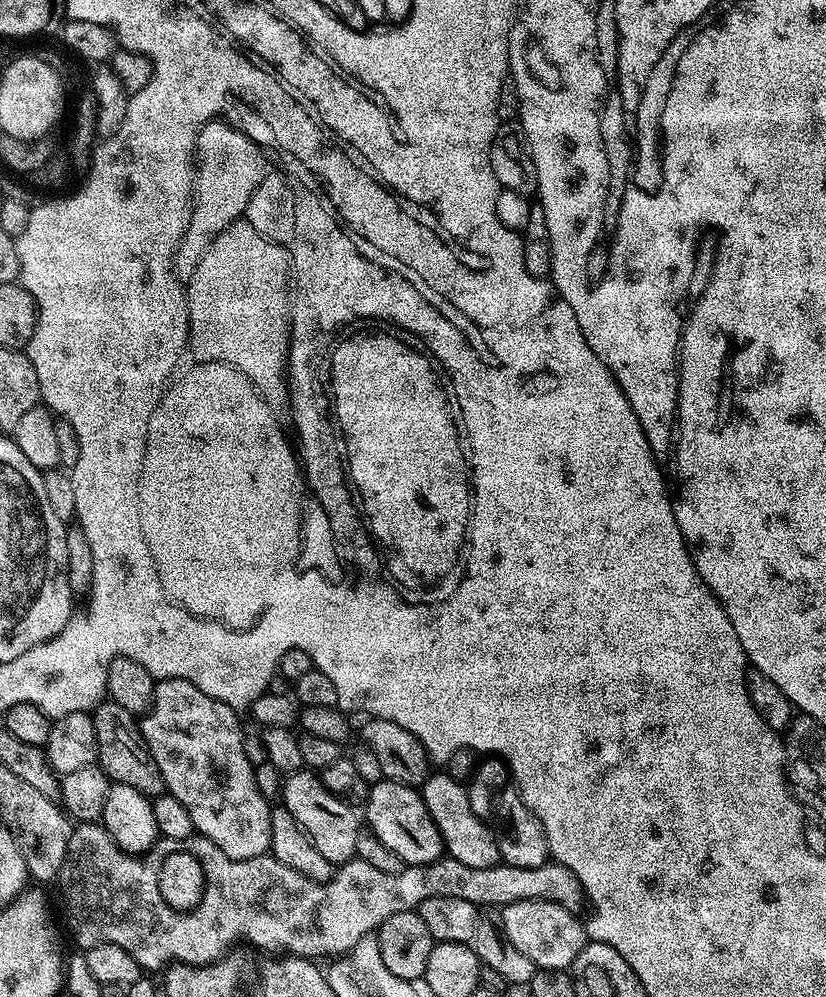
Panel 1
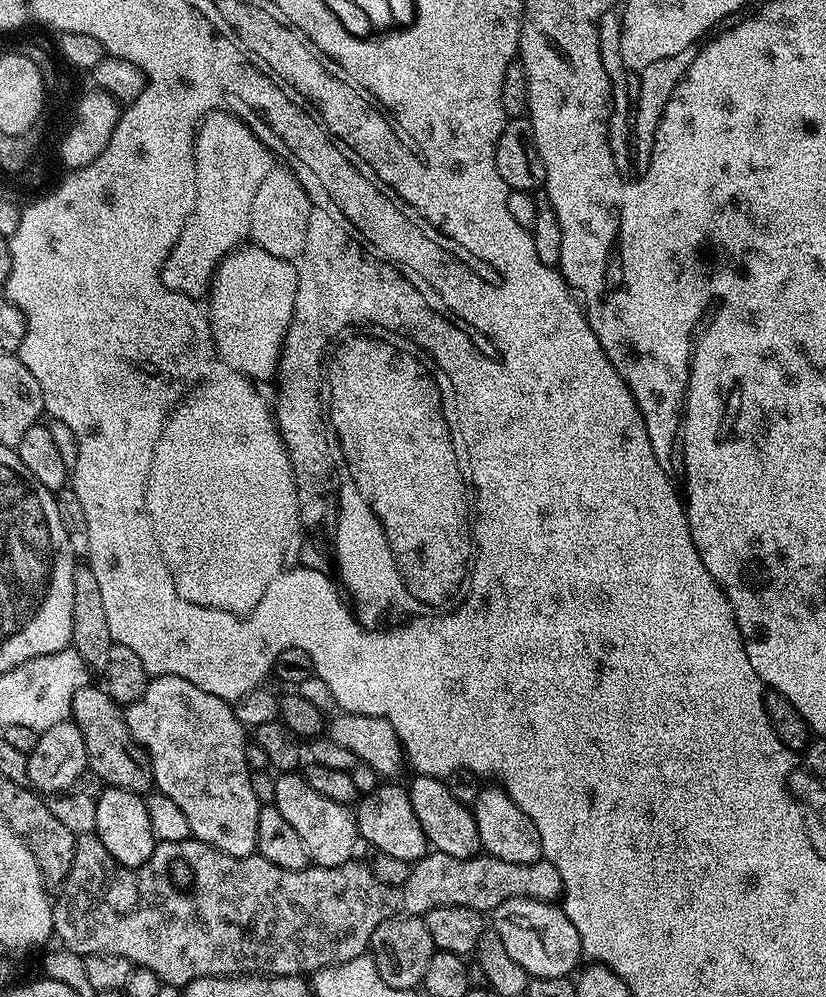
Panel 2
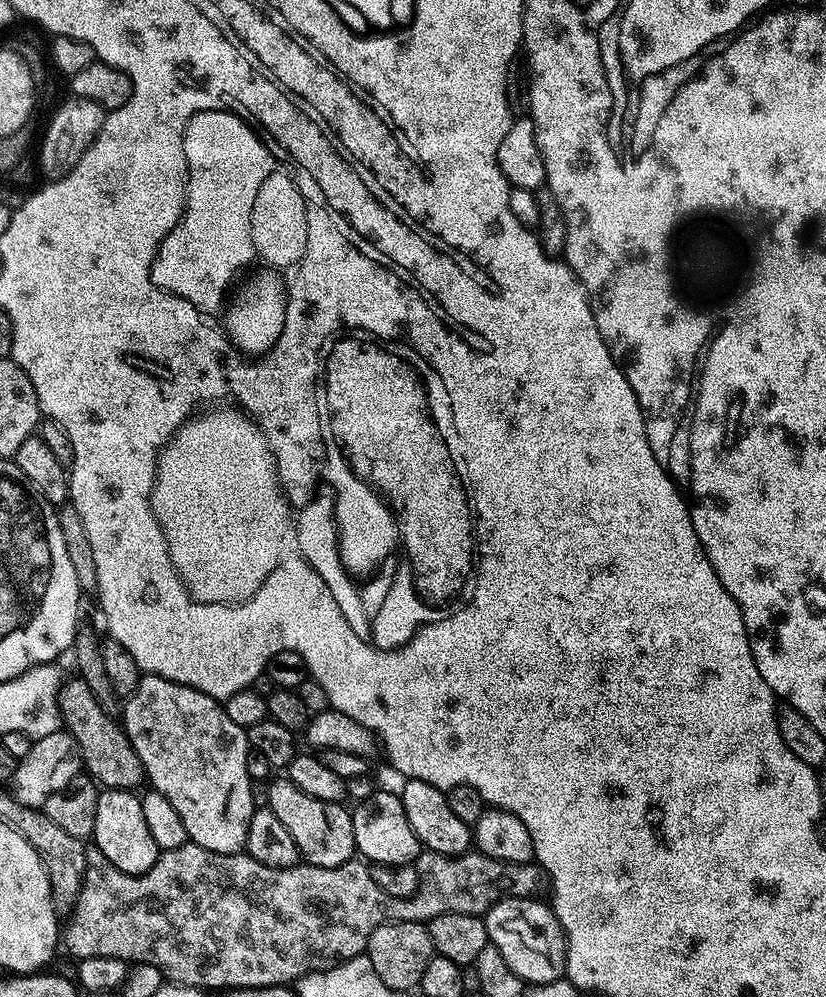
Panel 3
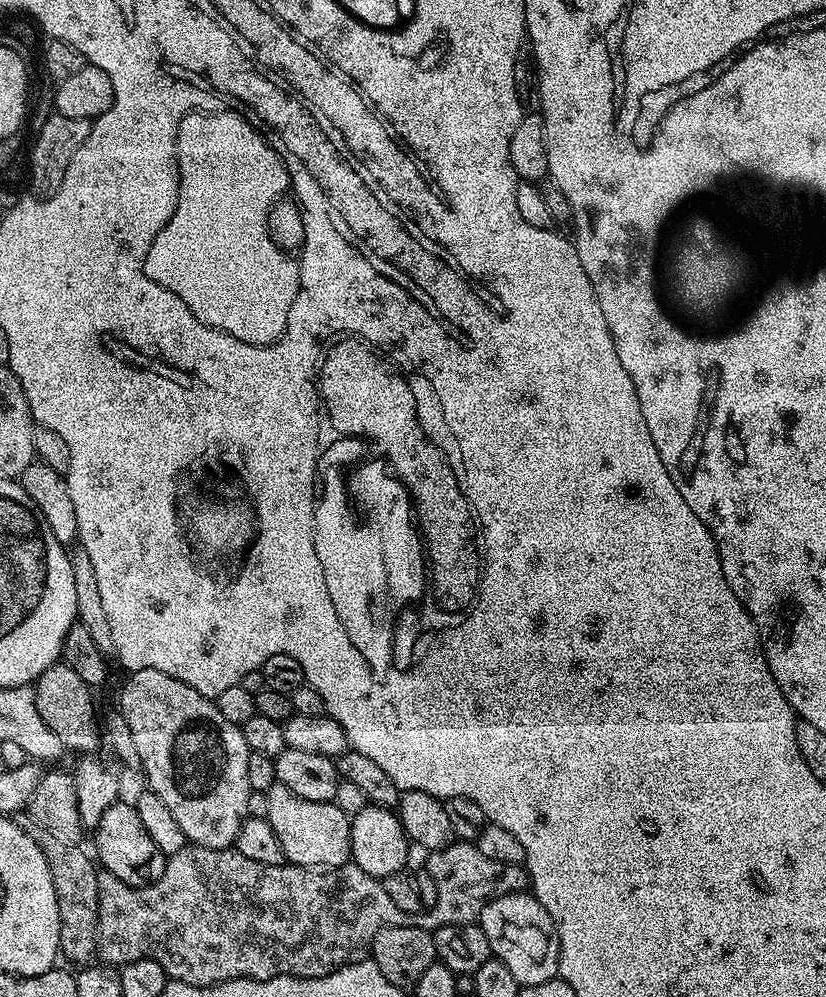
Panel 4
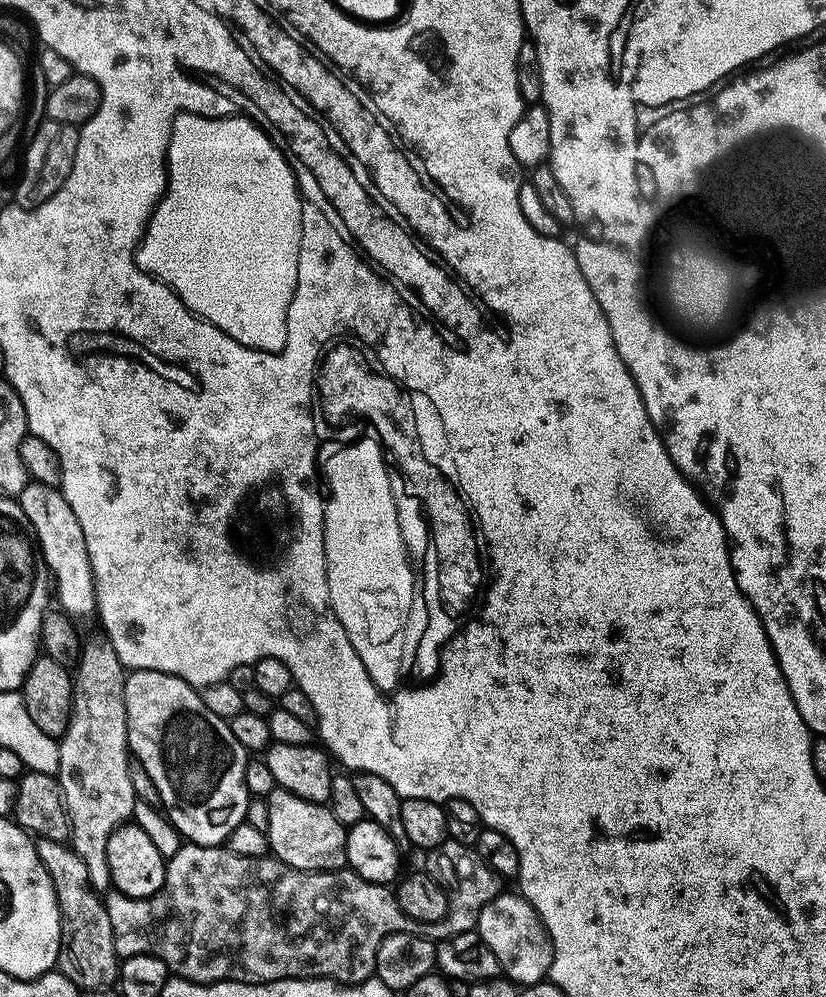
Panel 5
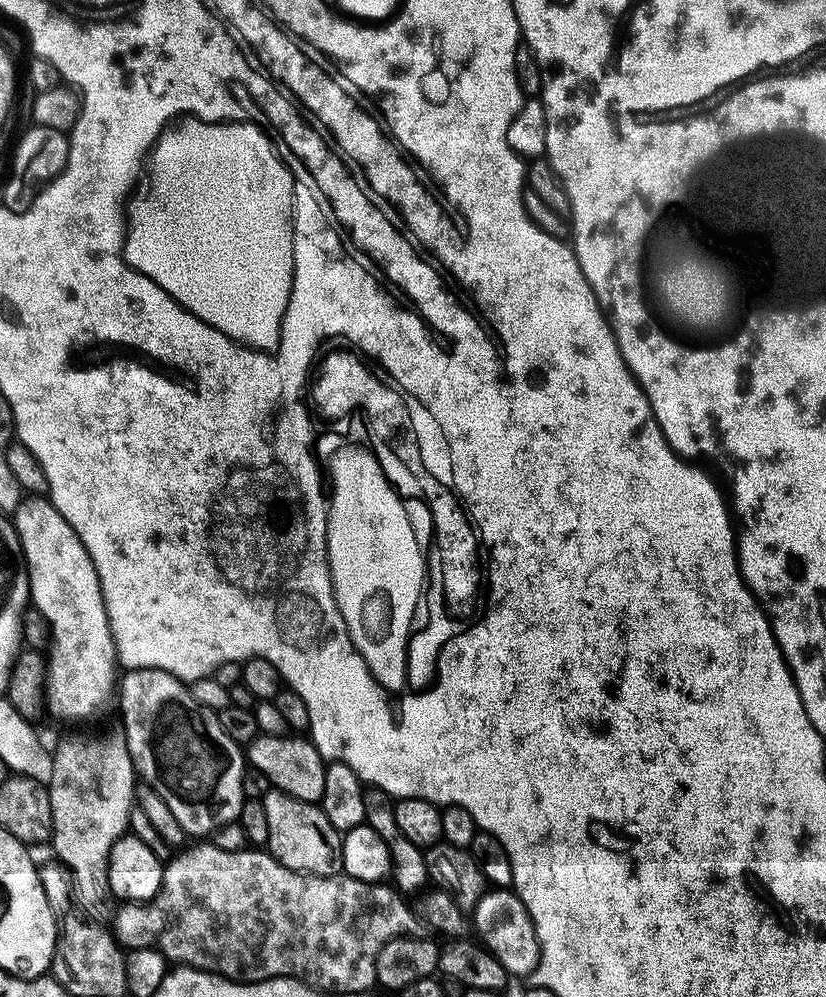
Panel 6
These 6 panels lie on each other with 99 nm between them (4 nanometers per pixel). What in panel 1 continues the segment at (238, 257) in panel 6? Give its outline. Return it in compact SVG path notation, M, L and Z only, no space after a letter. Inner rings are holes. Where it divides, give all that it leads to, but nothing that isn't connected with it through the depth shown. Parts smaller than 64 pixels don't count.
M217 118L200 127L194 143L194 156L198 167L194 172L194 203L190 226L184 228L182 242L176 246L176 279L187 282L198 270L198 264L218 238L230 225L245 215L247 203L258 184L270 171L265 149L255 144L246 133L231 123Z

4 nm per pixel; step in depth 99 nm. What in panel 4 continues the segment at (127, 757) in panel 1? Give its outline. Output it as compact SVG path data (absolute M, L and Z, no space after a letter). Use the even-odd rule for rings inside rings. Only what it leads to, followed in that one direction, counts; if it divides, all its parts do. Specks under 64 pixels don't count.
M63 662L52 664L34 681L34 691L42 722L46 722L54 738L58 738L69 753L92 754L97 751L95 748L100 742L102 744L102 732L98 727L98 712L96 716L96 706L92 702L93 689L78 678L78 673Z

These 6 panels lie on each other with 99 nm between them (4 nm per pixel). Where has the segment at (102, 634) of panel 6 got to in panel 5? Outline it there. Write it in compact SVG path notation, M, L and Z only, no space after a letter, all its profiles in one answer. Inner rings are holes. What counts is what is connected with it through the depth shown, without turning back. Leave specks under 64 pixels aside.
M30 482L18 499L27 527L54 579L54 596L57 601L60 599L59 607L69 614L95 613L96 584L92 581L86 537L83 536L82 526L78 526L78 518L74 518L74 510L70 510L70 502L66 502L64 493L51 484Z

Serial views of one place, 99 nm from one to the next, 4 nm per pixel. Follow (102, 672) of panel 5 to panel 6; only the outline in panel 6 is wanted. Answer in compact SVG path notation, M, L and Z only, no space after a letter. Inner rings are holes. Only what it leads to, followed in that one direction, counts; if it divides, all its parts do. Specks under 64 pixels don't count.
M123 731L104 732L101 736L68 736L52 752L52 777L46 781L46 787L50 794L50 808L52 810L52 838L50 848L56 851L57 858L61 860L57 861L70 873L71 881L74 884L76 882L76 900L80 903L78 905L79 911L97 922L107 921L107 916L109 919L110 913L114 908L114 897L110 890L110 878L108 877L108 855L118 837L125 835L129 831L128 819L134 807L137 783L138 773L132 764L132 755L128 749L128 743Z

